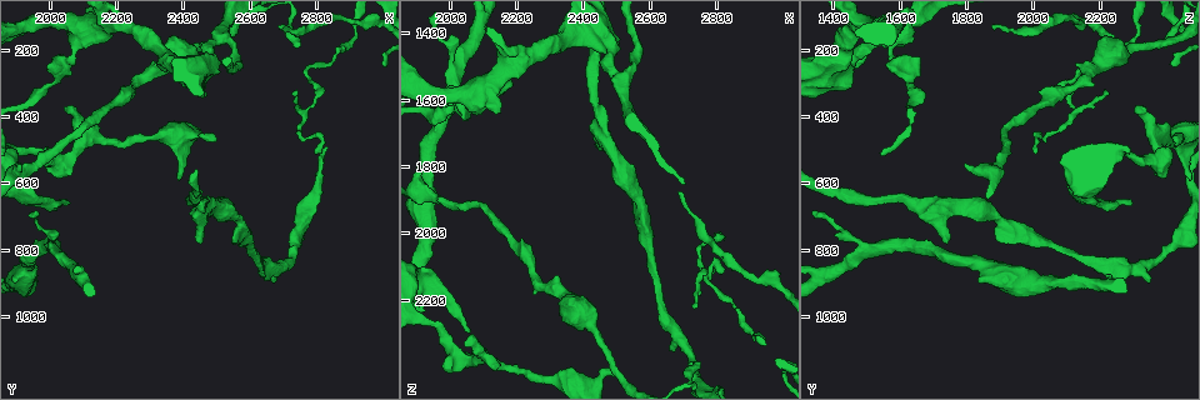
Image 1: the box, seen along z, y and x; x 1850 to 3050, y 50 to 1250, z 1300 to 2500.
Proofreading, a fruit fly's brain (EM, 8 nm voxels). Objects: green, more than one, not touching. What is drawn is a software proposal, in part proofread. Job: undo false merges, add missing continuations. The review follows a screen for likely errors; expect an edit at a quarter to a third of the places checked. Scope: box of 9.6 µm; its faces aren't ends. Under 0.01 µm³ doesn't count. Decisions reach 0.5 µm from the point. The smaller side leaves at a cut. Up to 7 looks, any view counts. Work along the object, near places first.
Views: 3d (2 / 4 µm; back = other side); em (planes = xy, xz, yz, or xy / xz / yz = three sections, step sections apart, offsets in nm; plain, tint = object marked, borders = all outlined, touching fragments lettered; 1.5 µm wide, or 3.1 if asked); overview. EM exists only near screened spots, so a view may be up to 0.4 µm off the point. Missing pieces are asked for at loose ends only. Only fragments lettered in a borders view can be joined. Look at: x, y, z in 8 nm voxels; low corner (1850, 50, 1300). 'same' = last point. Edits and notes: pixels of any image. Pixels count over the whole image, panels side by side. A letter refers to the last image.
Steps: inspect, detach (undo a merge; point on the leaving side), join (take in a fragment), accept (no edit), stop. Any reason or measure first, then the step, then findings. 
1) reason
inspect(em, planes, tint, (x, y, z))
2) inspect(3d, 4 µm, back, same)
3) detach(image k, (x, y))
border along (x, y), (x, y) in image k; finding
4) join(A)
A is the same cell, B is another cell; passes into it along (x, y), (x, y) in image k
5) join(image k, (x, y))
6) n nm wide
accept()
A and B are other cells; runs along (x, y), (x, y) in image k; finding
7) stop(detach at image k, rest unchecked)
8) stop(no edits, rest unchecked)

a fork
inspect(em, planes, borders, (2460, 670, 1720))

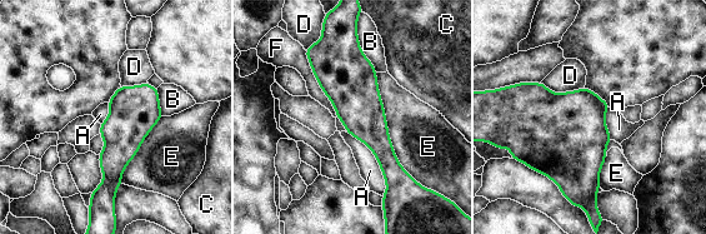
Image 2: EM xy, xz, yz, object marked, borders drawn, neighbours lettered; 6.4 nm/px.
accept()
A, B, C, D, E and F are other cells; runs along (341, 26), (341, 69), (385, 164) in image 2; all the same neuron

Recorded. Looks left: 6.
arms run side by side
inspect(3d, 4 µm, (2510, 170, 1540))

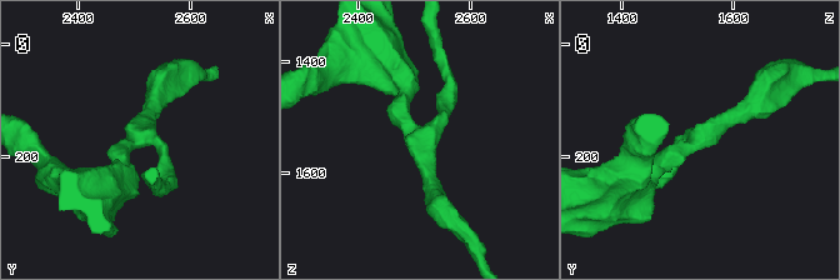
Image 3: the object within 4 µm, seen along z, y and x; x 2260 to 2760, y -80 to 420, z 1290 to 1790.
3 arms; arms of 220, 240, 260 nm; need the tissue
inspect(em, planes, borders, (2505, 170, 1540))

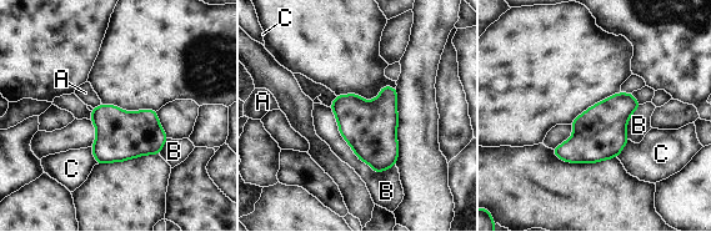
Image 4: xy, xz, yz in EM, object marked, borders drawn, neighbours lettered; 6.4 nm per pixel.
accept()
A, B and C are other cells; border along (629, 139), (616, 156) in image 4; one neuron here

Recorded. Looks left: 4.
inspect(em, xz, step 4, tint, (2790, 500, 2010))

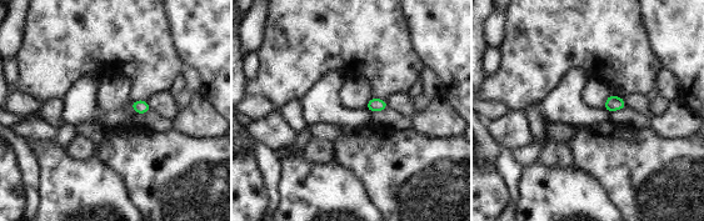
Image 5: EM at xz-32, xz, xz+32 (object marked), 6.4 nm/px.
inspect(em, planes, borders, same)

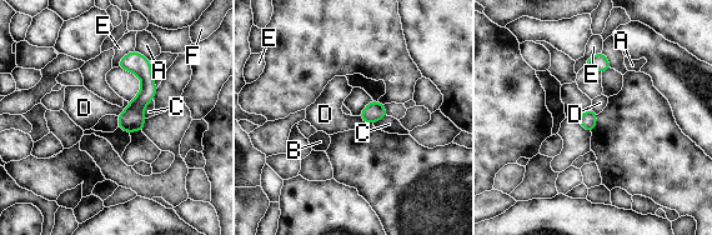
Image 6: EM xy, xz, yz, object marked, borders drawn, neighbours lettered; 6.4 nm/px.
accept()
A, B, C, D, E and F are other cells; runs along (134, 54), (146, 94), (128, 129) in image 6; no lettered fragment goes on from it

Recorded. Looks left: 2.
stop(no edits, rest unchecked)

